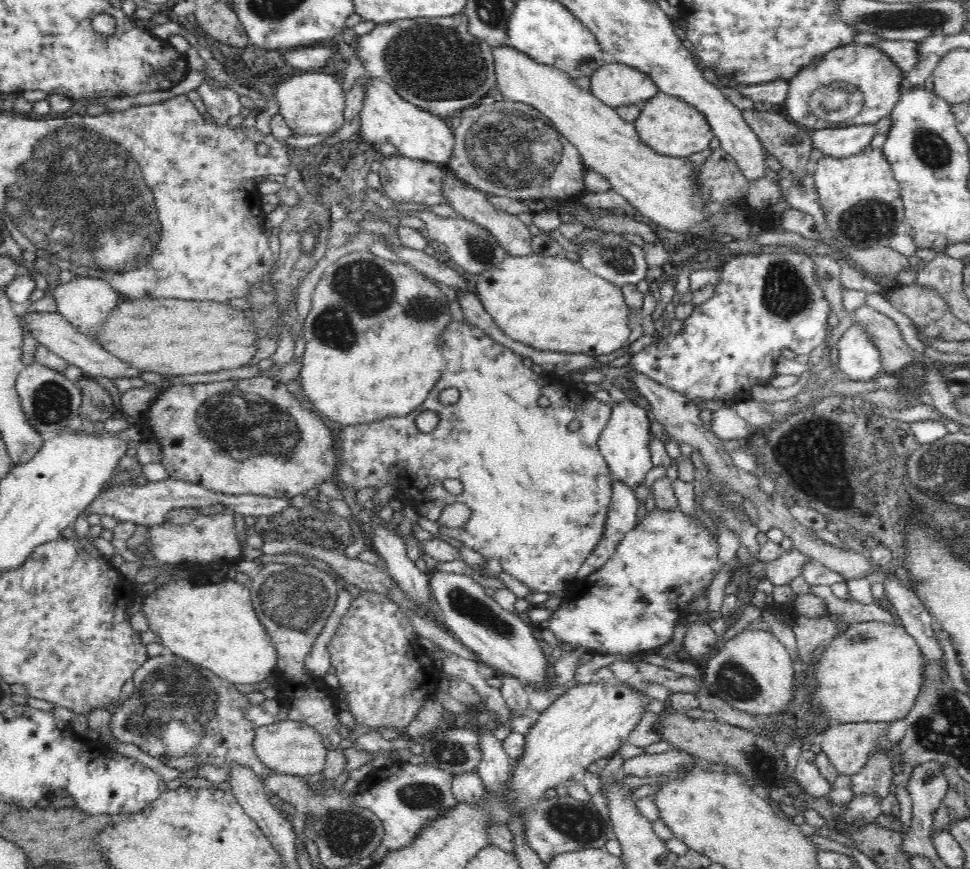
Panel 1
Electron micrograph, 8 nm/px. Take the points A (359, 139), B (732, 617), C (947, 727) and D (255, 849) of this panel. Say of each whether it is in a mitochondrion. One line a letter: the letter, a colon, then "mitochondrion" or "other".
A: other
B: other
C: mitochondrion
D: other

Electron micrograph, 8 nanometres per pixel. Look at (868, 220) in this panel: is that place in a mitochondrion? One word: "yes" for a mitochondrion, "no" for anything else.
yes

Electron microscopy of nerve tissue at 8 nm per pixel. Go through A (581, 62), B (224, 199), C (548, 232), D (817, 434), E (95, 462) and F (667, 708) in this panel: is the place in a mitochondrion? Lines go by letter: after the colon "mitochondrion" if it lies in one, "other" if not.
A: mitochondrion
B: other
C: other
D: mitochondrion
E: other
F: other

